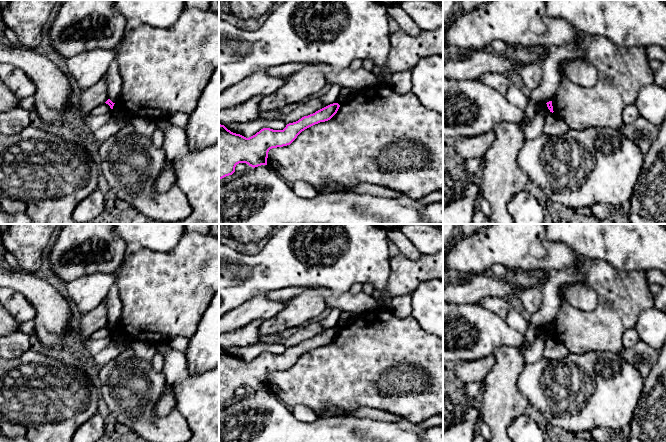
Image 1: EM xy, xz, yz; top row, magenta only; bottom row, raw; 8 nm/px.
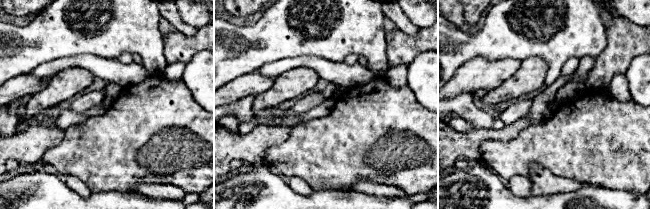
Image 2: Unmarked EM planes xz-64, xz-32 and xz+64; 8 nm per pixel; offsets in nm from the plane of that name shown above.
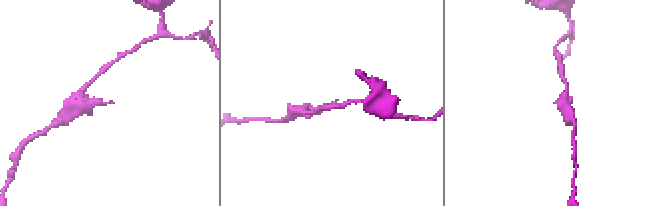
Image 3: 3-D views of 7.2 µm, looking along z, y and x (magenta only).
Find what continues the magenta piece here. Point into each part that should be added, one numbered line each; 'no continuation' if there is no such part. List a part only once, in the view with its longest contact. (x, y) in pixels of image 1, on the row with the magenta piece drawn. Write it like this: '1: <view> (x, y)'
no continuation

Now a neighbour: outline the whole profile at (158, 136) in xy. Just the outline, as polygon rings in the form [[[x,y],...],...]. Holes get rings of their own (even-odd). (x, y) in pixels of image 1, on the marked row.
[[[157,128],[153,135],[152,135],[152,141],[155,147],[162,148],[163,142],[164,142],[164,133],[160,128]]]

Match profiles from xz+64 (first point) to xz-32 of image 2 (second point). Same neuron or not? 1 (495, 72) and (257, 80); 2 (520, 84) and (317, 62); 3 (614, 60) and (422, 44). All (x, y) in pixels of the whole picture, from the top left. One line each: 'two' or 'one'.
1: one
2: two
3: one

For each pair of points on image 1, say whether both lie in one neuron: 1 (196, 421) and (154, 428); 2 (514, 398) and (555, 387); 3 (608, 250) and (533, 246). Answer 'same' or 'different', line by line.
1: different
2: different
3: different

